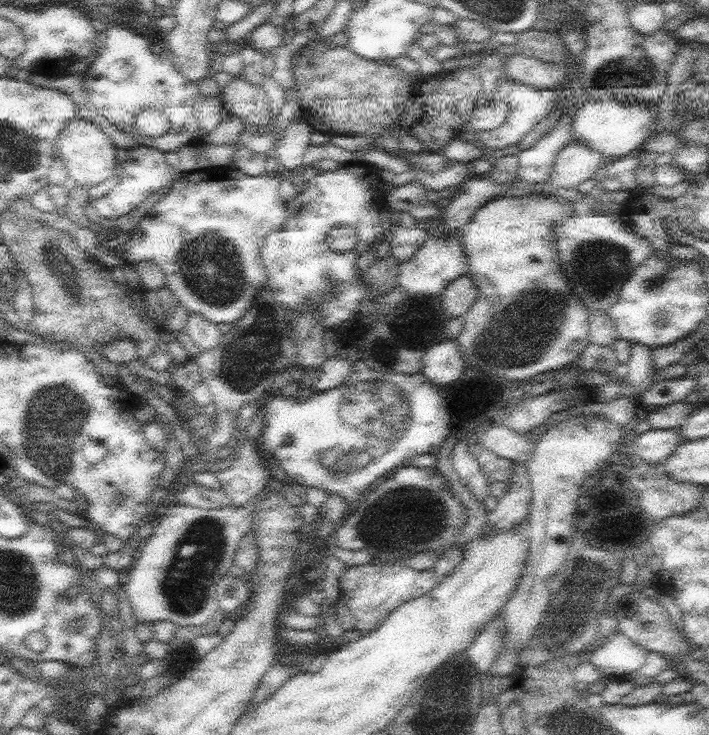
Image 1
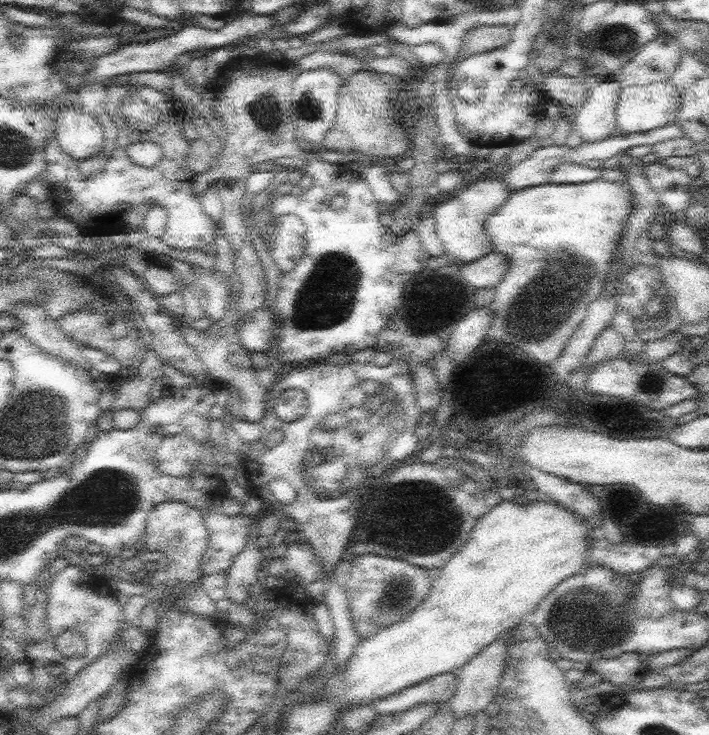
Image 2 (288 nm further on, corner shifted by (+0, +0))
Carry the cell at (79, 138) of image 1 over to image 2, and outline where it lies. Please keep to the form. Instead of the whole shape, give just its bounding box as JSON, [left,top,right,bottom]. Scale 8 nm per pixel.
[55,106,105,162]

